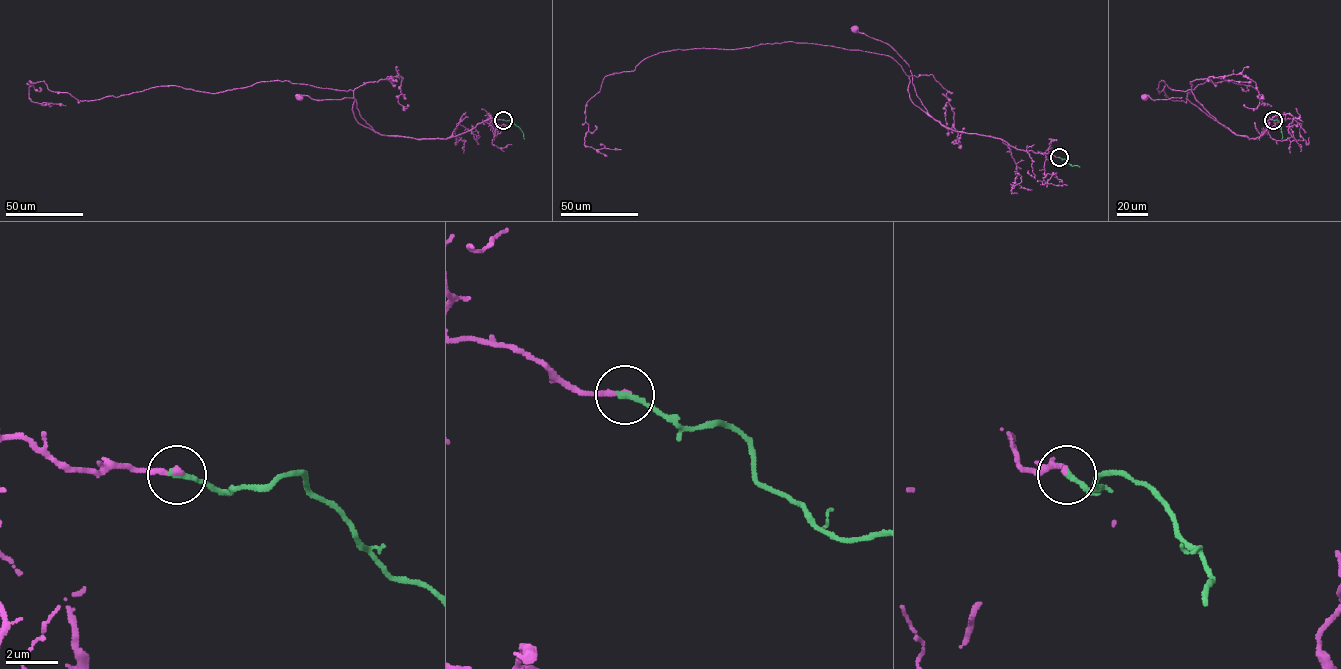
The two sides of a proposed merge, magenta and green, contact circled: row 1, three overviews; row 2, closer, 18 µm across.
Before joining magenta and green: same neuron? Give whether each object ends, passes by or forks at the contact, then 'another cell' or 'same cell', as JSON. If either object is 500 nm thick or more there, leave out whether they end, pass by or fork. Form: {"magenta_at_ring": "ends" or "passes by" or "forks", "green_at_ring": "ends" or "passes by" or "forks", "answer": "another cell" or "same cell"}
{"magenta_at_ring": "ends", "green_at_ring": "ends", "answer": "same cell"}

